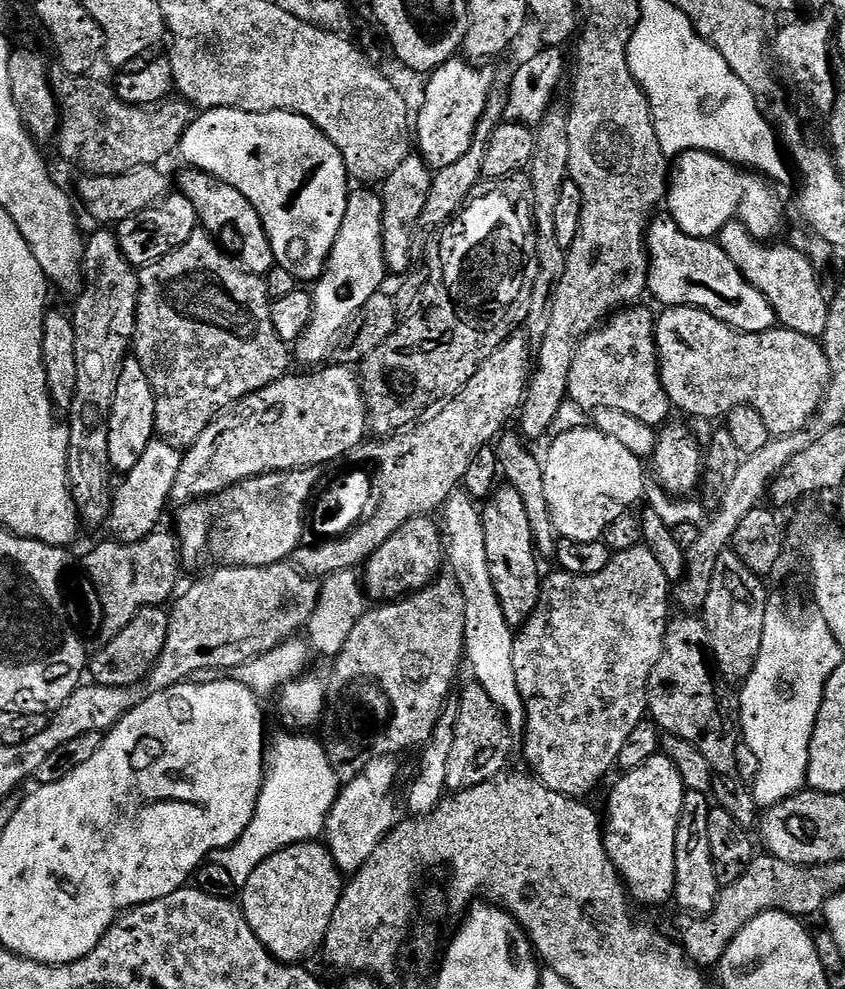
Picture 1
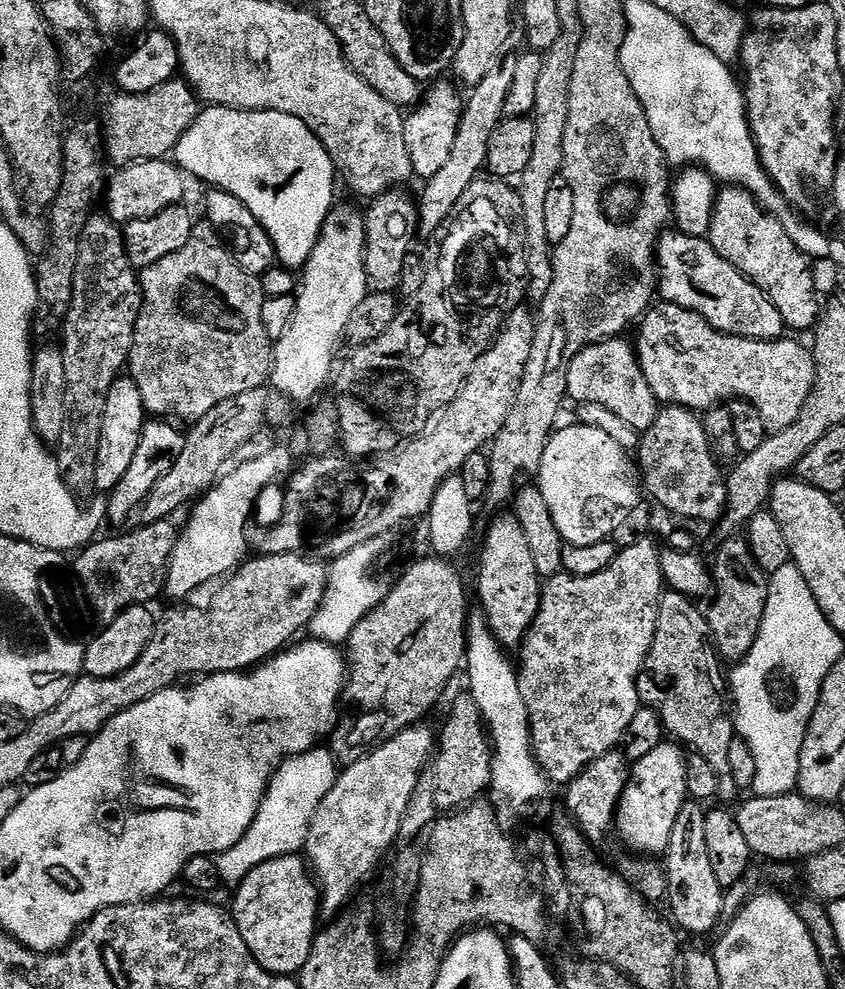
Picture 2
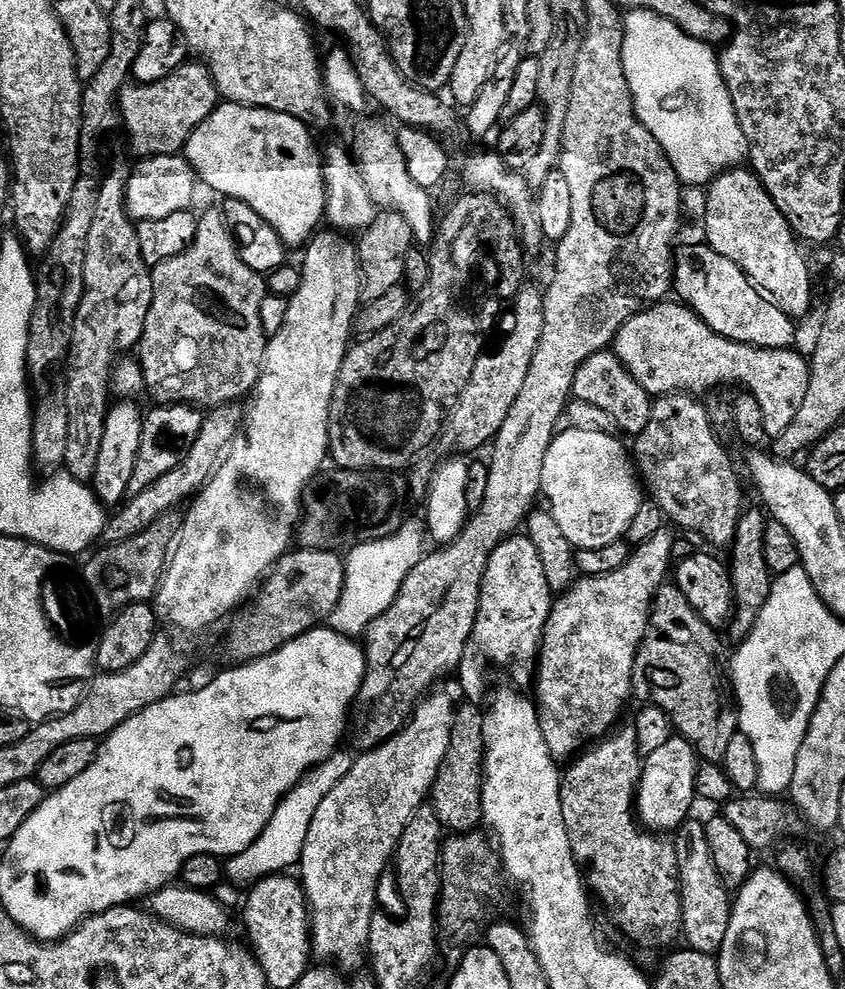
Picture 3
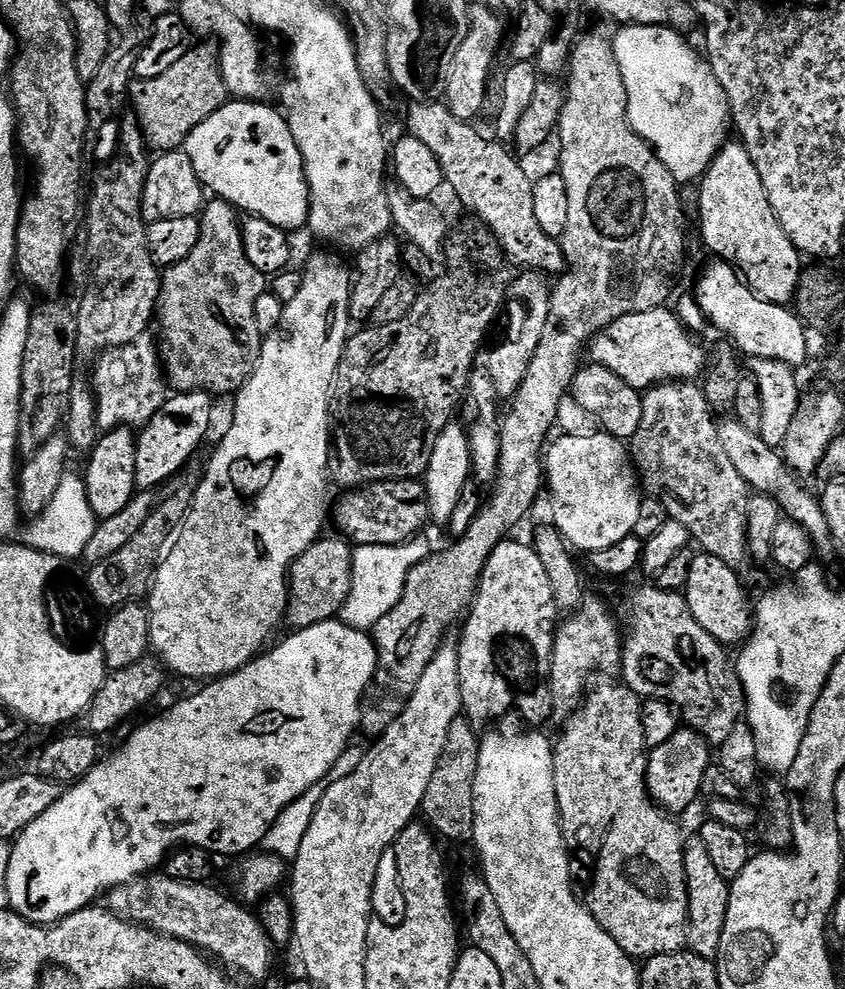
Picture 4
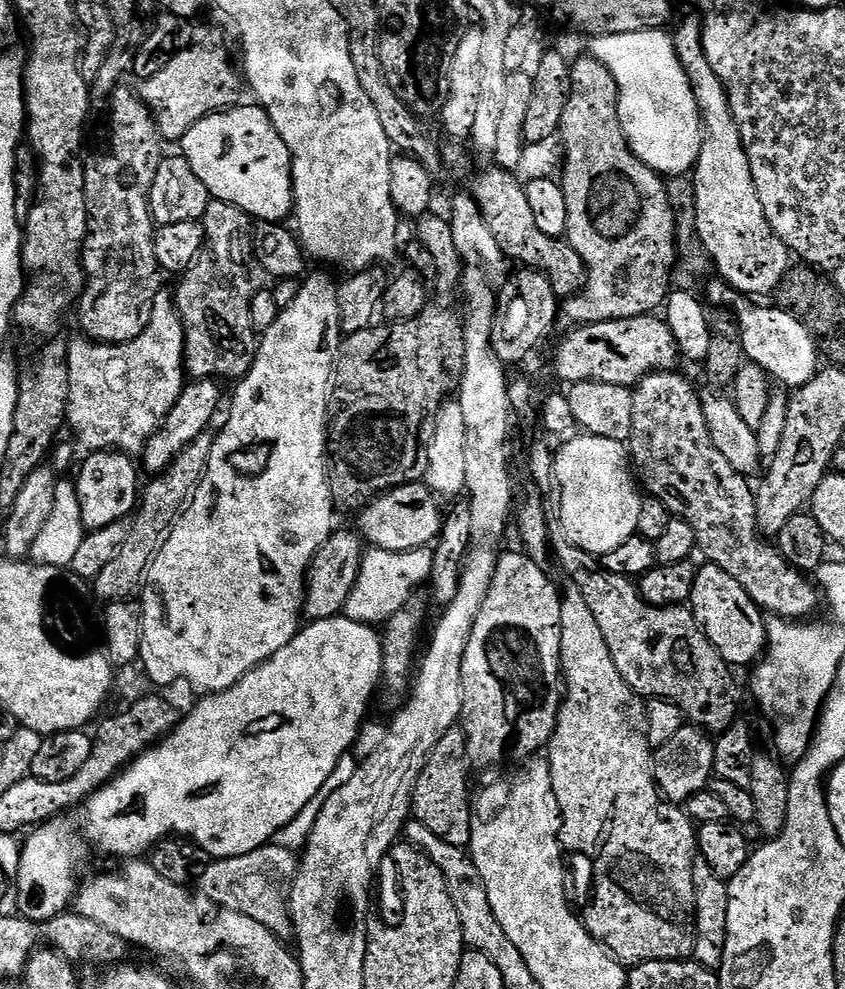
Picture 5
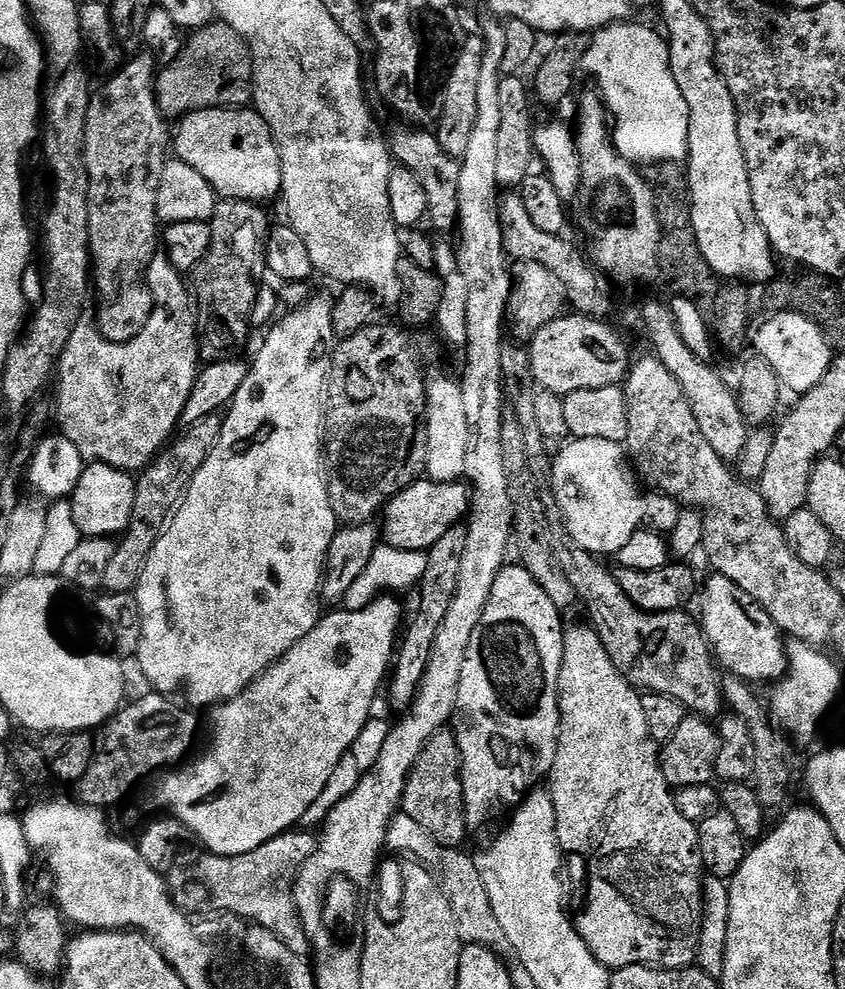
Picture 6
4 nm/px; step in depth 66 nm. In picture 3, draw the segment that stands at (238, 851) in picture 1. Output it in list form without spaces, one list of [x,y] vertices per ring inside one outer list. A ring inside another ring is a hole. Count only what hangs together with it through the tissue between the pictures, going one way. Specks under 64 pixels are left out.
[[[337,754],[307,772],[282,798],[278,810],[274,810],[260,837],[246,850],[242,850],[242,854],[227,861],[227,879],[232,879],[236,884],[251,886],[266,876],[284,874],[295,869],[299,865],[302,846],[306,842],[306,830],[310,830],[310,822],[314,822],[314,810],[318,810],[318,806],[322,806],[322,798],[326,798],[326,794],[330,794],[330,790],[334,790],[334,786],[338,786],[338,782],[342,782],[346,774],[350,774],[352,762],[351,755]]]

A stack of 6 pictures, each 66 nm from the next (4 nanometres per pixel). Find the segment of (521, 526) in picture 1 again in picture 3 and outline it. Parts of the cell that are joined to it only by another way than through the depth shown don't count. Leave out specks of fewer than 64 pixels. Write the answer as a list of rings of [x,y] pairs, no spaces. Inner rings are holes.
[[[513,534],[508,537],[507,540],[503,540],[501,544],[494,550],[494,554],[490,554],[488,559],[488,565],[486,566],[486,574],[484,575],[484,581],[480,587],[480,601],[478,602],[478,614],[476,615],[476,621],[474,622],[474,630],[472,631],[472,639],[470,641],[471,647],[476,648],[476,652],[484,660],[489,660],[496,668],[501,668],[506,675],[509,676],[511,683],[515,685],[517,689],[528,690],[533,687],[536,678],[536,665],[538,663],[538,657],[540,655],[540,643],[544,637],[544,627],[550,616],[550,610],[554,603],[554,593],[550,585],[546,582],[546,573],[542,570],[542,561],[538,558],[538,550],[534,550],[534,542],[530,542],[527,535]]]

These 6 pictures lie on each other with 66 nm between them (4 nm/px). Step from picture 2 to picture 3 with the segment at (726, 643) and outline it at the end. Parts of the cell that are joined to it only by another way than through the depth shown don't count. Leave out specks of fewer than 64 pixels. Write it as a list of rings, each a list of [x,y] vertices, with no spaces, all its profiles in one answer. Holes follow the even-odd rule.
[[[749,507],[741,512],[738,530],[734,534],[730,551],[732,560],[727,561],[728,573],[732,576],[732,599],[734,607],[732,618],[726,625],[726,633],[733,642],[741,642],[747,638],[754,624],[758,621],[758,614],[762,611],[762,606],[766,605],[766,600],[771,594],[773,575],[766,566],[766,554],[762,550],[762,538],[768,525],[769,517],[765,515],[759,507]]]

